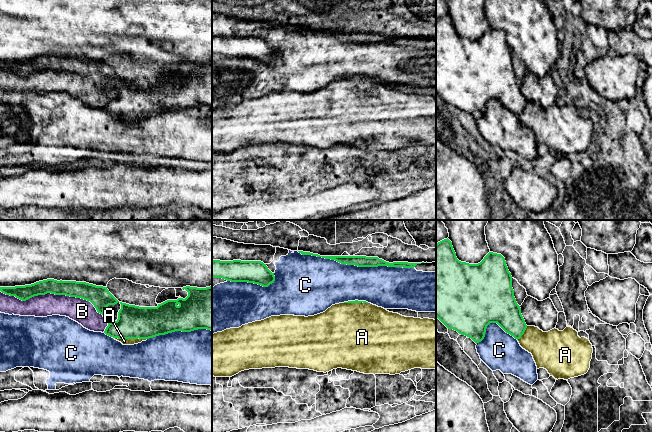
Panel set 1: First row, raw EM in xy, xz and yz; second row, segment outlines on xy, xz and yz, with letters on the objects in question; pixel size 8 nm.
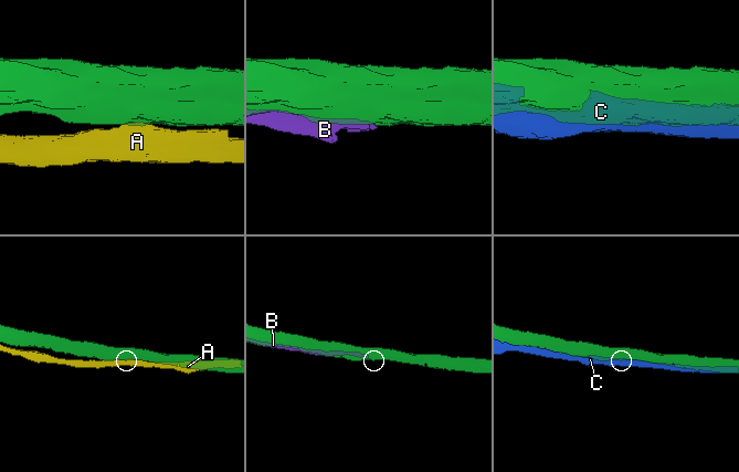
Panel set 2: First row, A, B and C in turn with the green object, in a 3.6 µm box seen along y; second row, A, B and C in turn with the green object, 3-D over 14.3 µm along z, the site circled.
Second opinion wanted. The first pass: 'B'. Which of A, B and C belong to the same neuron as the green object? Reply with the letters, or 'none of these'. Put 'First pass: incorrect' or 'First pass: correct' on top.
First pass: incorrect
none of these

